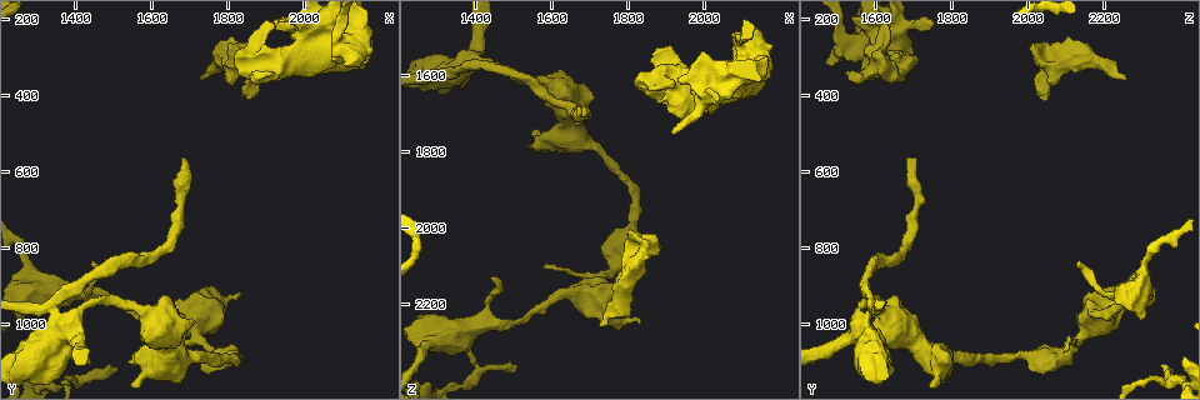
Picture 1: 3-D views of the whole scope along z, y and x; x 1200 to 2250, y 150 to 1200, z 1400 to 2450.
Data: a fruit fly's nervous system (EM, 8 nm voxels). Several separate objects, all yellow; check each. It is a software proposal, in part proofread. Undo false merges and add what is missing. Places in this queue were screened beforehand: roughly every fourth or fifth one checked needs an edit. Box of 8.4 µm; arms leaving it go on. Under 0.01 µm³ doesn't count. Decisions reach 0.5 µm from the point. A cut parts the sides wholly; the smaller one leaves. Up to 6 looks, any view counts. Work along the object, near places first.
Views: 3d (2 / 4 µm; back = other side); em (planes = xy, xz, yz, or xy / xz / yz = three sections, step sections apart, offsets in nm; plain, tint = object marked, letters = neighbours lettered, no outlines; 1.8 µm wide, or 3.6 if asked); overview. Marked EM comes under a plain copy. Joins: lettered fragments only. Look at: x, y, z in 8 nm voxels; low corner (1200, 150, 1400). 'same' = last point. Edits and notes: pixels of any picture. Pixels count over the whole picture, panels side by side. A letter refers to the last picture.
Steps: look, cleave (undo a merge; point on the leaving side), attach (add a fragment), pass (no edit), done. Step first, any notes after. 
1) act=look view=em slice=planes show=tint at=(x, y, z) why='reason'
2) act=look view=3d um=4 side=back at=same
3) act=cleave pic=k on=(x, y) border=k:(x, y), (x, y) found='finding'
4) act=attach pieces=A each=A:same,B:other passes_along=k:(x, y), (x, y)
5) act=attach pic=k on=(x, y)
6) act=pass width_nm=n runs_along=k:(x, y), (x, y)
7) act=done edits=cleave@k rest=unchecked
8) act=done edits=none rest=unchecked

act=look view=em slice=xy step=8 show=letters at=(2115, 265, 1550) why='thick turns thin'

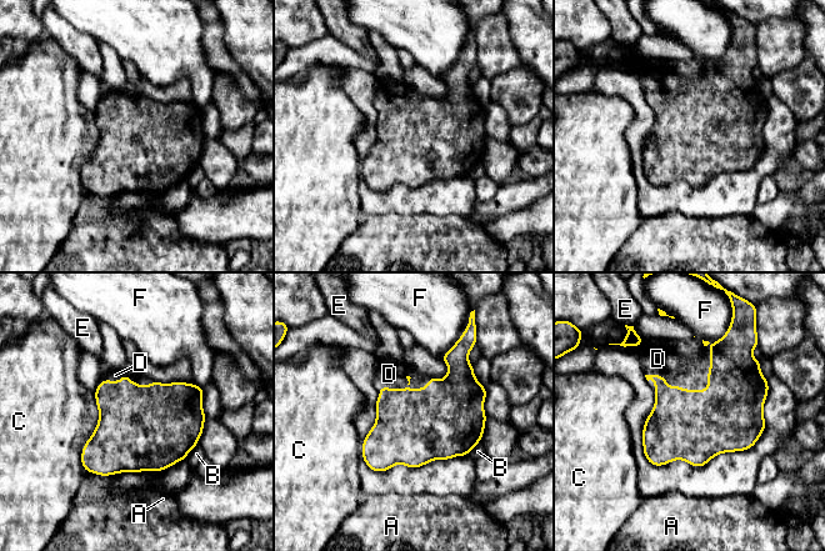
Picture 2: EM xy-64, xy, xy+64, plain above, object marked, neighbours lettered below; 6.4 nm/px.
act=attach pieces=D each=A:other,B:other,C:other,D:same,E:other,F:other passes_along=2:(694, 426), (696, 389), (691, 375) found='the neuron continues'

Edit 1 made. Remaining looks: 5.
act=look view=overview

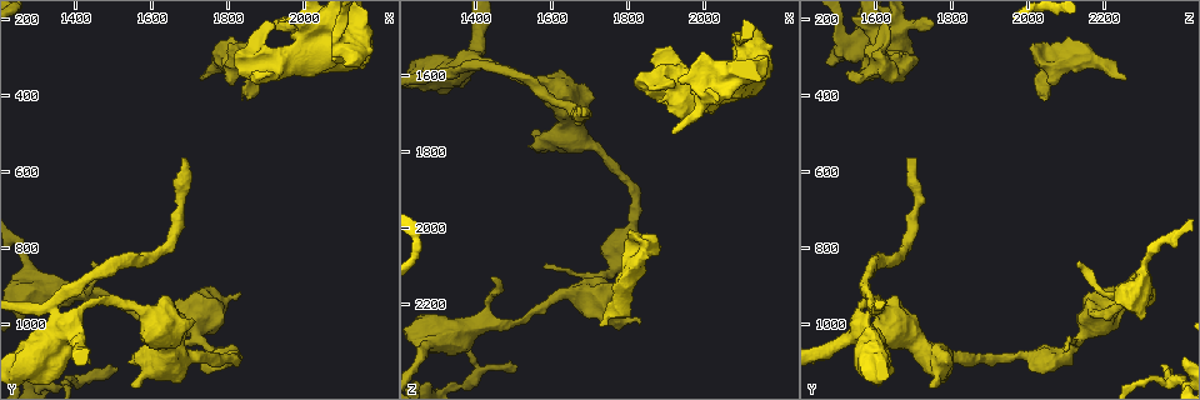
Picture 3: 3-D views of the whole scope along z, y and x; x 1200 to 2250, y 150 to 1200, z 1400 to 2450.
act=look view=3d um=2 at=(1865, 375, 2040) why='abrupt turn'

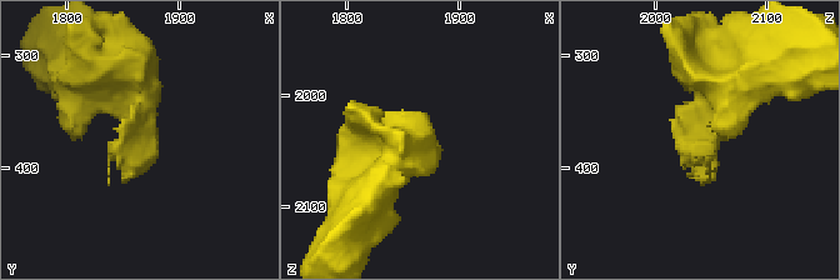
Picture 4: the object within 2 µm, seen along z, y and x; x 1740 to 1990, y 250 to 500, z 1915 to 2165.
act=look view=em slice=planes show=tint at=(1864, 374, 2046) why='now the EM'

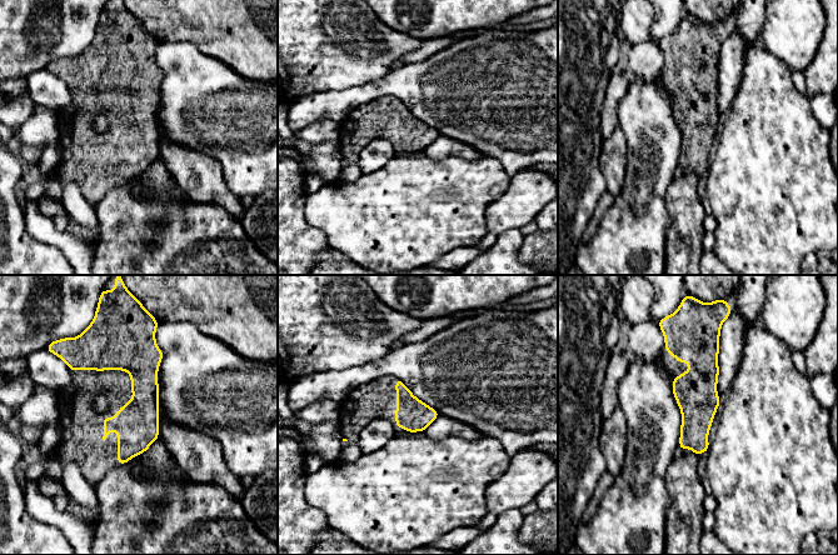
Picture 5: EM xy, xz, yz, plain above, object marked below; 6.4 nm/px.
act=look view=em slice=planes show=letters at=same

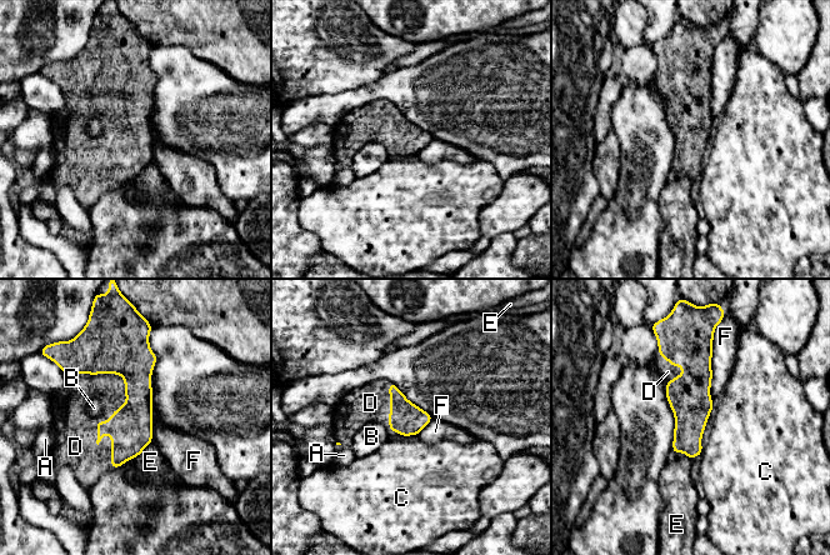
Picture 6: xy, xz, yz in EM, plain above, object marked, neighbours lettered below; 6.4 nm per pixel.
act=attach pieces=D width_nm=220 each=A:other,B:other,C:other,D:same,E:other,F:other passes_along=6:(130, 426), (115, 410), (80, 426) found='it goes on there'

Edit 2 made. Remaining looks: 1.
act=done edits=attach@2,attach@6 rest=unchecked

